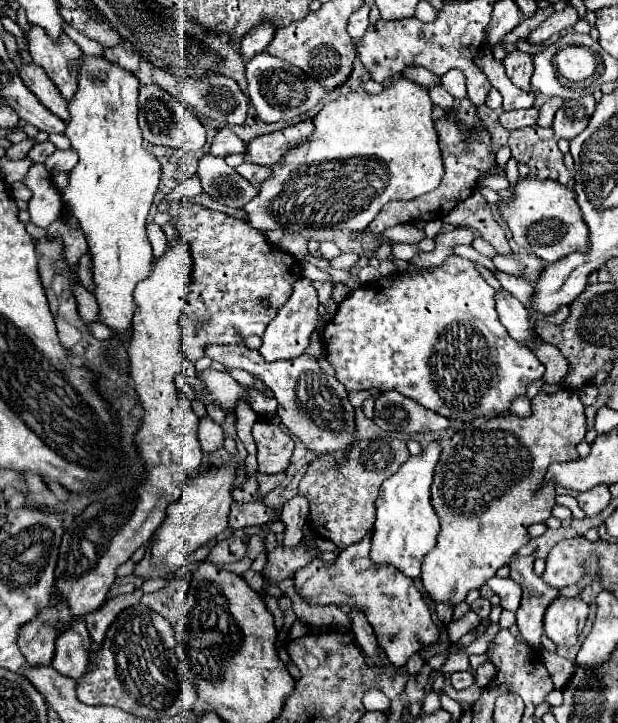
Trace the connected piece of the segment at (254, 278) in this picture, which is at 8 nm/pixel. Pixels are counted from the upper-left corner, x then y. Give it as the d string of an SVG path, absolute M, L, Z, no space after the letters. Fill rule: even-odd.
M172 201L168 215L178 235L188 243L194 259L190 275L192 293L186 317L180 323L186 359L196 363L204 357L206 345L242 343L248 335L262 337L278 307L288 301L292 283L302 275L300 263L282 249L268 245L264 235L250 223L220 211L206 209L192 201ZM262 295L270 299L268 309L260 305Z

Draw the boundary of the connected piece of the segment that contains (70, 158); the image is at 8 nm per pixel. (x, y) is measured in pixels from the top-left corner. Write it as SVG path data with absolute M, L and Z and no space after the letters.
M58 149L56 153L52 153L46 159L44 167L46 167L46 171L50 171L54 175L54 173L68 173L70 169L74 169L76 163L78 163L78 155L72 149L68 149L68 151Z

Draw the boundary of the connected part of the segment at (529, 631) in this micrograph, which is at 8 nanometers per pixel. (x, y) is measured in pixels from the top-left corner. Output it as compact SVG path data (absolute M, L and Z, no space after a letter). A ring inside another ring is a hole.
M514 557L510 561L510 577L514 581L518 581L524 589L522 603L516 611L518 631L530 647L538 649L538 647L542 647L540 637L544 633L544 611L558 597L558 589L546 585L532 571L532 557ZM512 565L518 565L518 571L514 571Z

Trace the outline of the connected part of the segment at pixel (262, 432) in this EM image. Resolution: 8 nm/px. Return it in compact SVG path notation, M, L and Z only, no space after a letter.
M256 421L252 435L258 445L258 471L270 475L286 471L294 451L292 437L270 421Z

